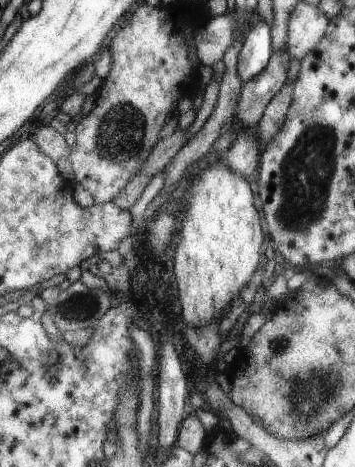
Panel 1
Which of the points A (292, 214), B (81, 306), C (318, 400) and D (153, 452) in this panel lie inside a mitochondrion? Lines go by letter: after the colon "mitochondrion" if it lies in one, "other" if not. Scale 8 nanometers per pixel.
A: mitochondrion
B: mitochondrion
C: mitochondrion
D: other

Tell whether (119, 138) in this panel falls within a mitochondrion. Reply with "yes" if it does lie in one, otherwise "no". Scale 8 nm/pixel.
yes

